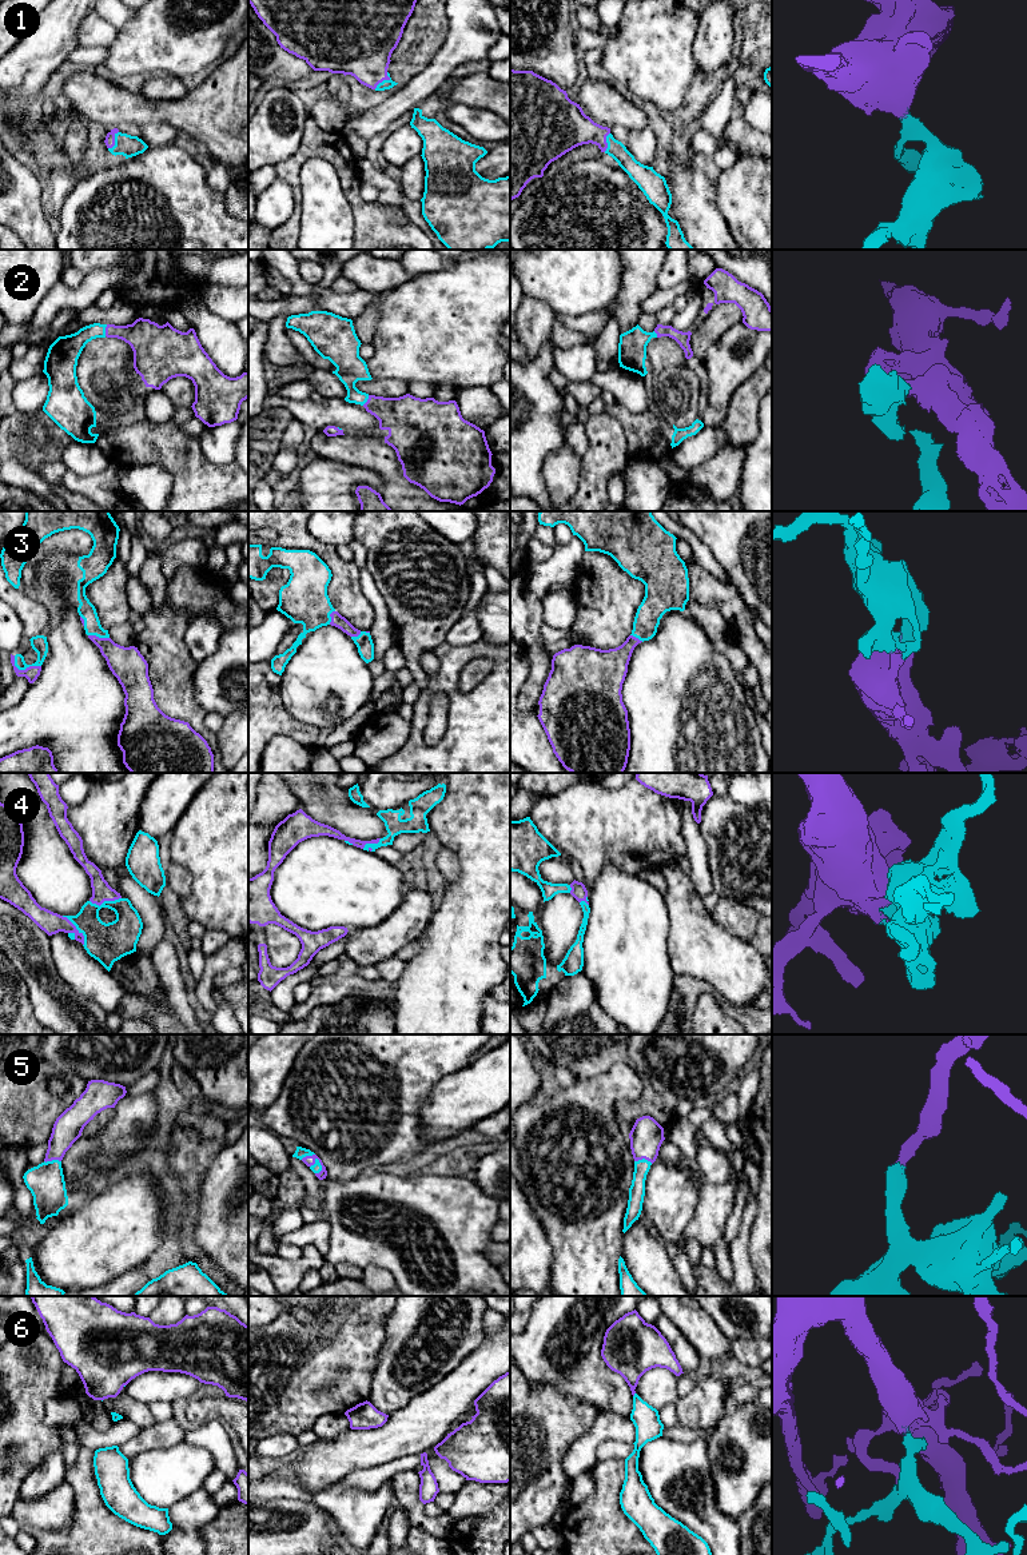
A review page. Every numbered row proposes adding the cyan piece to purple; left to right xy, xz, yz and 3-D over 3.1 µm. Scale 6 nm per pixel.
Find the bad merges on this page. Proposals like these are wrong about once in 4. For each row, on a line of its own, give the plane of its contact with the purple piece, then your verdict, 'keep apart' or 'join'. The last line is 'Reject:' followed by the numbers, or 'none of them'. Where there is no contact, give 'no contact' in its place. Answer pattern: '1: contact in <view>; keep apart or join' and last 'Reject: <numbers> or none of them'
1: contact in xz; join
2: contact in xy; join
3: contact in xy; join
4: contact in xy; join
5: contact in xz; join
6: contact in yz; join
Reject: none of them

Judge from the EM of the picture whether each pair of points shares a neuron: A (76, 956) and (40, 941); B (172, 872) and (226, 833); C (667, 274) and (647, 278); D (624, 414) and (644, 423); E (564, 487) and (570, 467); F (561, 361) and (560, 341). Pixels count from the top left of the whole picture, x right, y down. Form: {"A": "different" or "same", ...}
{"A": "different", "B": "different", "C": "different", "D": "same", "E": "same", "F": "different"}

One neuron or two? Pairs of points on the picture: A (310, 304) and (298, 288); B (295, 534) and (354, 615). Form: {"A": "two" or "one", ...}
{"A": "two", "B": "one"}

